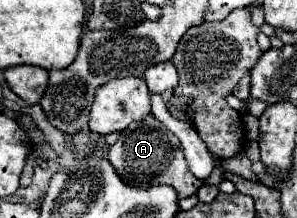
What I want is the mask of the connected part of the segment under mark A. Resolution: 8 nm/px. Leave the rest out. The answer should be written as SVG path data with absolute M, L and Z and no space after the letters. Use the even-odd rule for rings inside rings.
M147 120L147 122L133 122L121 136L119 140L109 148L109 162L113 164L115 172L127 186L137 186L137 188L151 188L159 184L169 184L177 190L179 200L189 198L197 194L201 184L218 186L223 180L223 169L217 166L209 178L202 182L197 180L191 172L189 166L183 158L183 150L179 144L179 138L171 138L169 130L163 128L157 120Z

